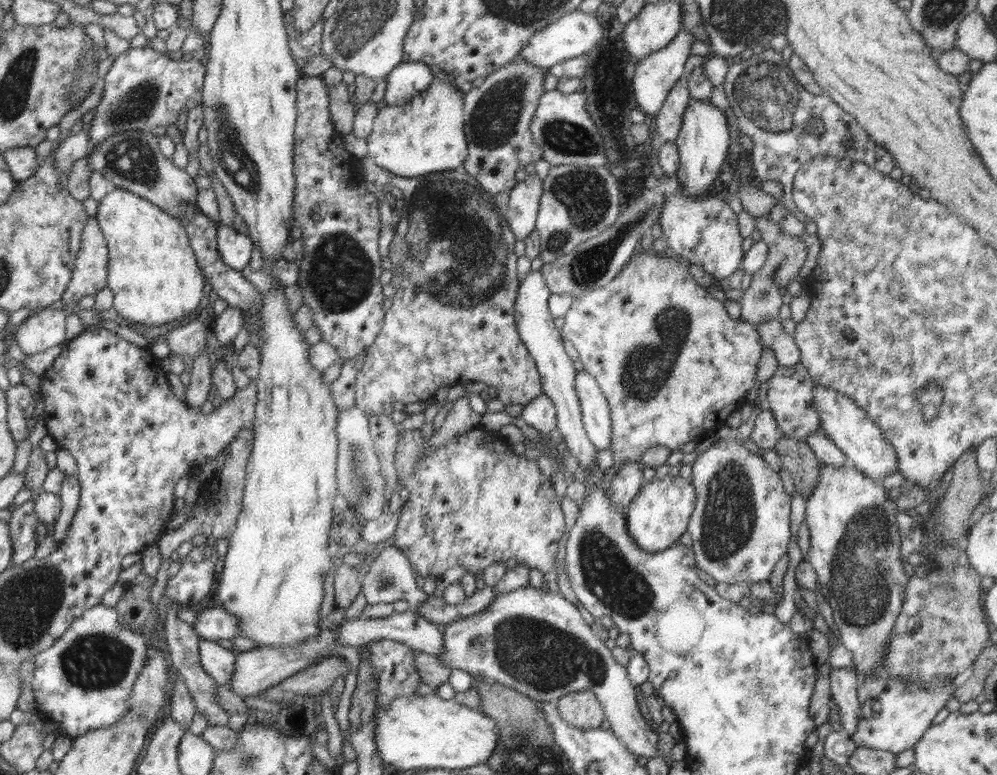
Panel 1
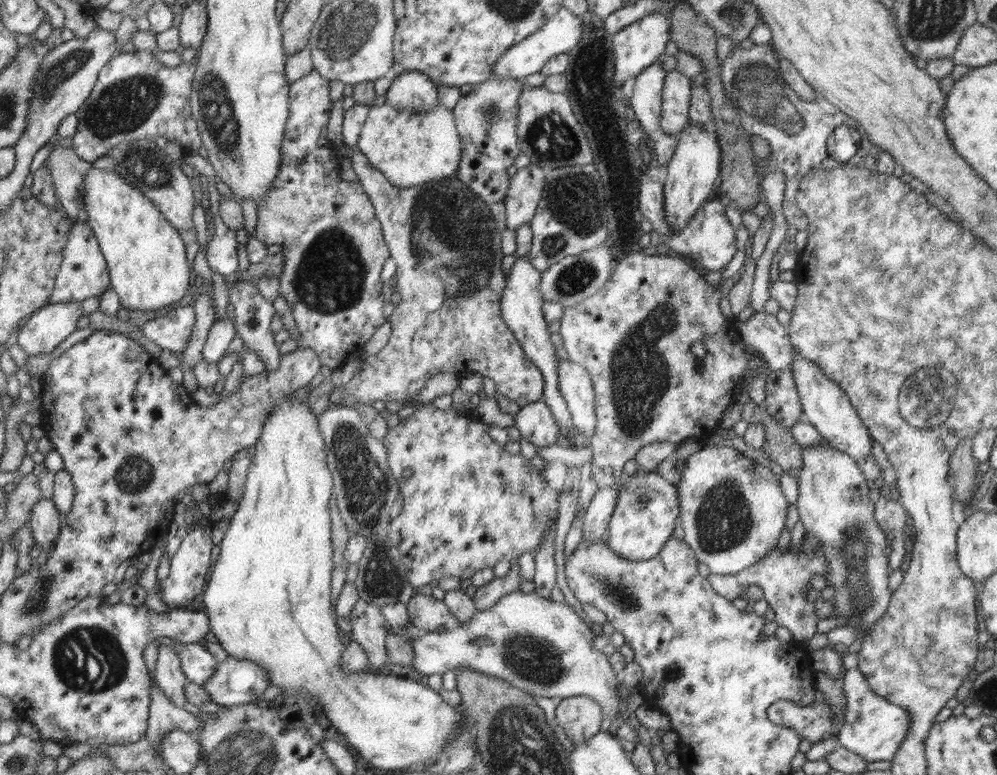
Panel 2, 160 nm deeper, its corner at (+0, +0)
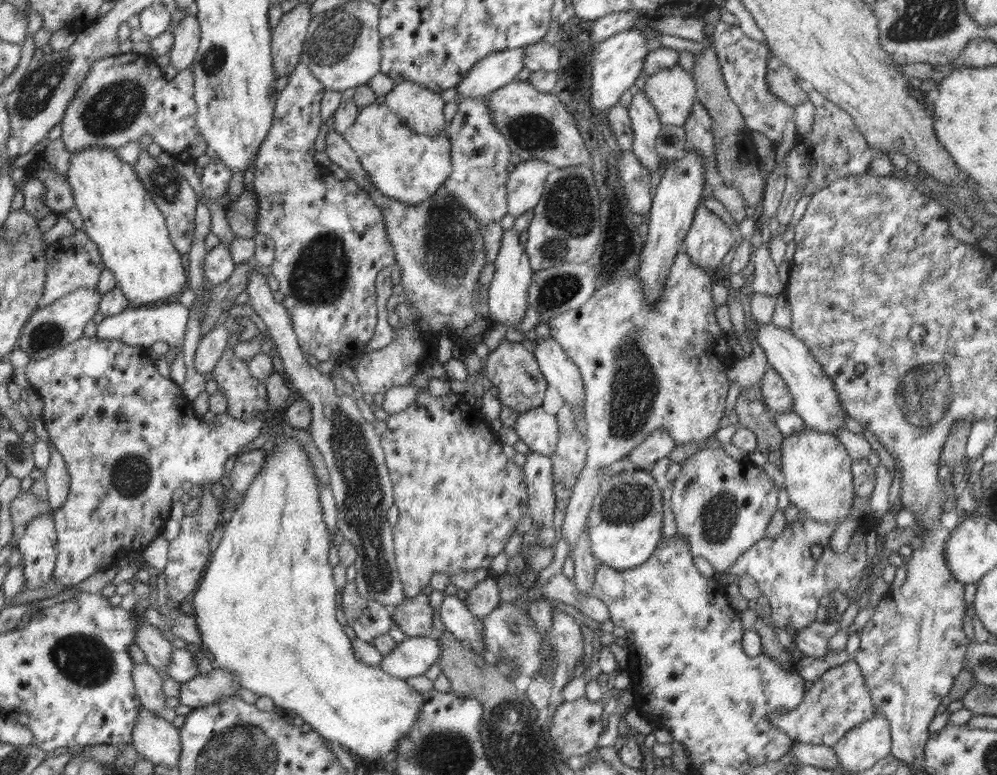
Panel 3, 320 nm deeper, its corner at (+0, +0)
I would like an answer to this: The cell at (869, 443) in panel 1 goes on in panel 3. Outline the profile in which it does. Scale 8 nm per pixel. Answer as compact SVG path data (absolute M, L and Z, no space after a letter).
M771 323L758 326L756 341L763 348L772 369L786 383L793 400L791 410L798 414L807 428L832 436L840 430L847 430L844 418L848 414L844 413L834 383L828 379L828 375L824 373L822 366L815 360L808 347L795 338L789 329L782 330Z

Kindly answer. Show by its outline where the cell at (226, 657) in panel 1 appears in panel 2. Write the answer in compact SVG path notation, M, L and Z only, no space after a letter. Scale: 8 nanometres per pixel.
M204 642L183 643L183 647L177 655L182 672L189 682L200 685L212 678L219 663L206 649Z

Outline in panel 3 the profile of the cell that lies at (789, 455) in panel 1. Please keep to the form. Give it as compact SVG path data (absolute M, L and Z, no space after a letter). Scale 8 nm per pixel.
M756 385L742 390L733 409L738 415L739 424L756 435L757 451L781 468L782 442L785 437L775 425L774 411L765 405L761 387Z

